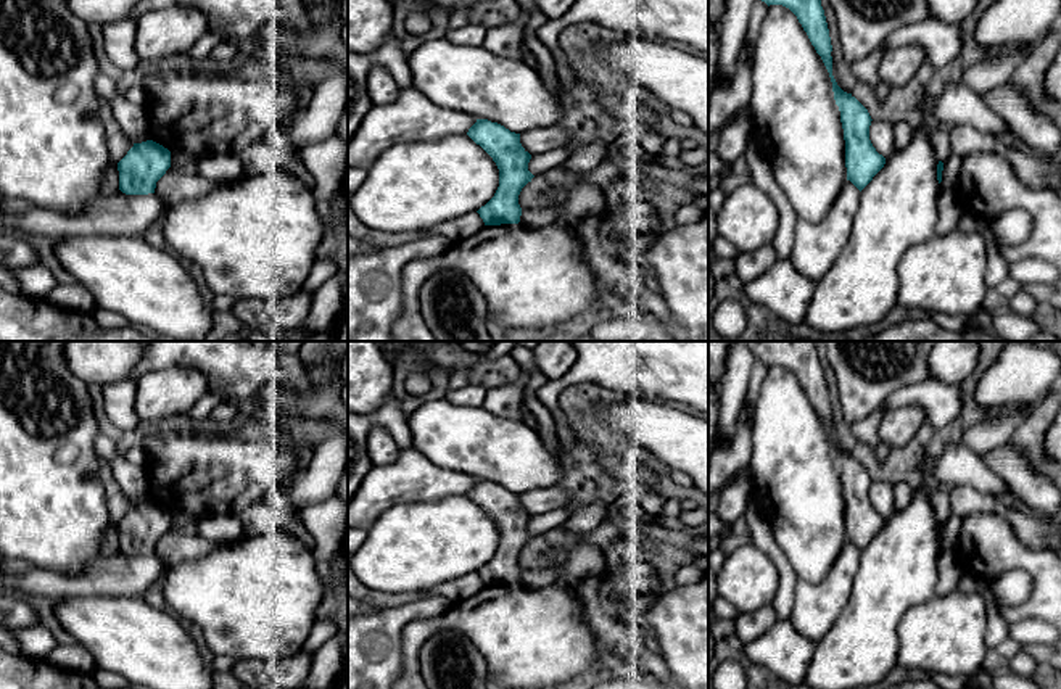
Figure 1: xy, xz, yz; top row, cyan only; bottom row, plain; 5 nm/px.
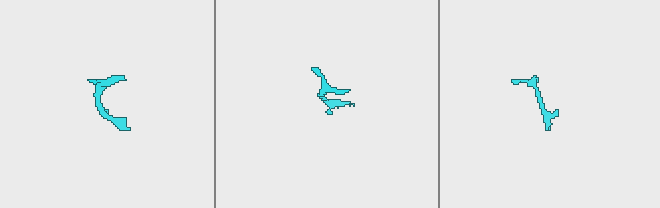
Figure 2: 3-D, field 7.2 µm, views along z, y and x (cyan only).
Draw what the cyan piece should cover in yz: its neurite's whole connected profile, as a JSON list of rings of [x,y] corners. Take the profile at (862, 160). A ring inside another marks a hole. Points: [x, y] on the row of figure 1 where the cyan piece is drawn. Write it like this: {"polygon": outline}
{"polygon": [[[762,0],[770,5],[789,8],[802,24],[816,53],[821,56],[831,82],[845,140],[847,180],[860,192],[884,167],[886,158],[876,151],[869,140],[871,116],[852,95],[844,92],[832,76],[832,45],[821,0]]]}

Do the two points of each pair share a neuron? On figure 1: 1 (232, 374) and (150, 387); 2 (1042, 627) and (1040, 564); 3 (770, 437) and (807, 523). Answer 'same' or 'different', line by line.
1: different
2: different
3: same

